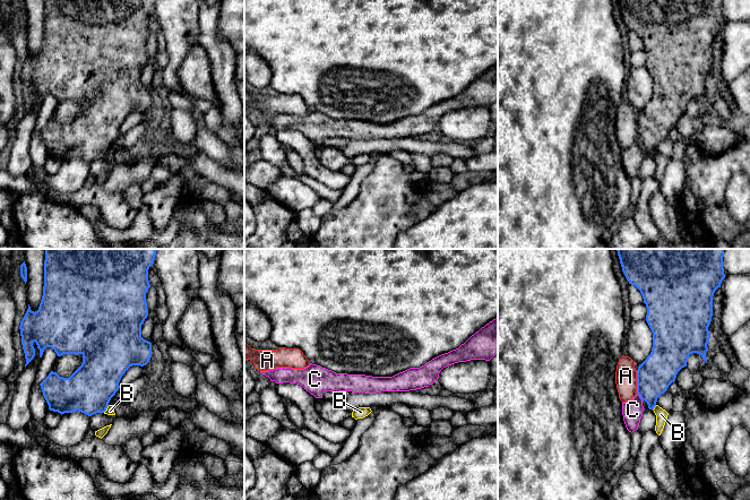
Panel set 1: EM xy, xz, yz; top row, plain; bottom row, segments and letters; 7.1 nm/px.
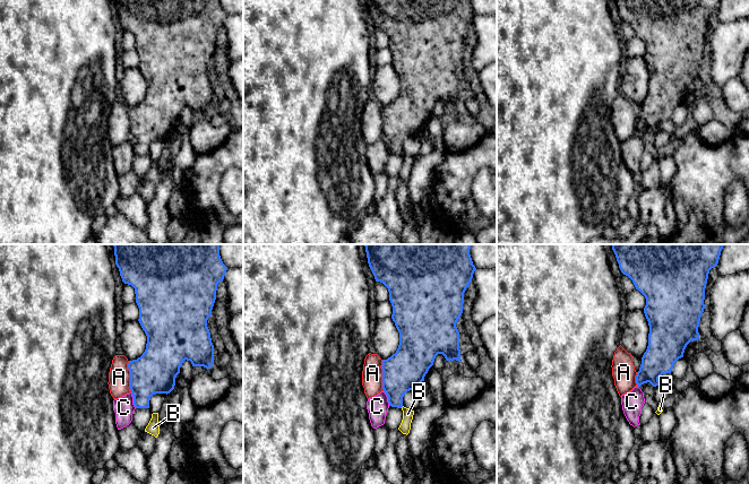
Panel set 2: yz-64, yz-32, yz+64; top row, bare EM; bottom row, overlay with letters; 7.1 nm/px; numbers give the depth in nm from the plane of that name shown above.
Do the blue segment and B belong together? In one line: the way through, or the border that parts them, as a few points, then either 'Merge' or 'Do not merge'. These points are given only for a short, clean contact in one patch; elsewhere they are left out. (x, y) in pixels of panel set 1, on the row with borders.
Boundary: xy (109, 405), (103, 412). Do not merge

